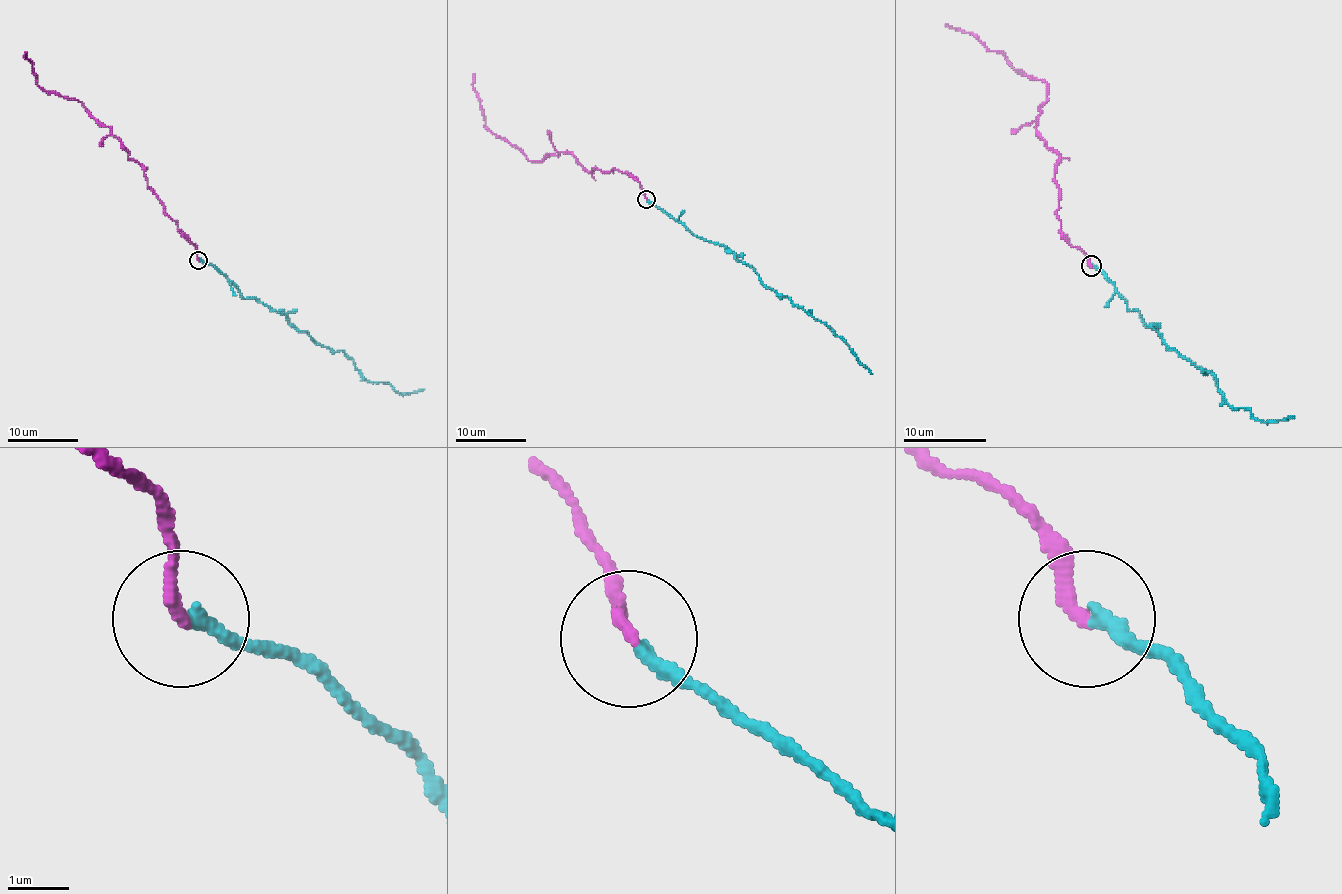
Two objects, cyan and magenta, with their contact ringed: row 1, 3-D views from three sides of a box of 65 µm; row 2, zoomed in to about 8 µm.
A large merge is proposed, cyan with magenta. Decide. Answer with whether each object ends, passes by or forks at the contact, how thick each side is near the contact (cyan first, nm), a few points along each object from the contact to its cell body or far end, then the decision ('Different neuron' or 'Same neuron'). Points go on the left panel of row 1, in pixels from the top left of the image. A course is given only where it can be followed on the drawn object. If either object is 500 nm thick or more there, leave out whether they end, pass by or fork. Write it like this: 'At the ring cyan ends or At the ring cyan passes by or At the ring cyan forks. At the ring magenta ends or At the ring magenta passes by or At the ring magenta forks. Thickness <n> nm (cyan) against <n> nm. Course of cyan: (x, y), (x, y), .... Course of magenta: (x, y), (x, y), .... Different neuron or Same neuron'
At the ring cyan ends. At the ring magenta ends. Thickness 240 nm (cyan) against 200 nm. Course of cyan: (199, 259), (245, 298), (257, 298), (316, 343), (341, 350), (369, 382), (387, 382), (401, 394), (424, 389). Course of magenta: (199, 259), (197, 249), (112, 130), (82, 103), (37, 84), (27, 52). Same neuron

